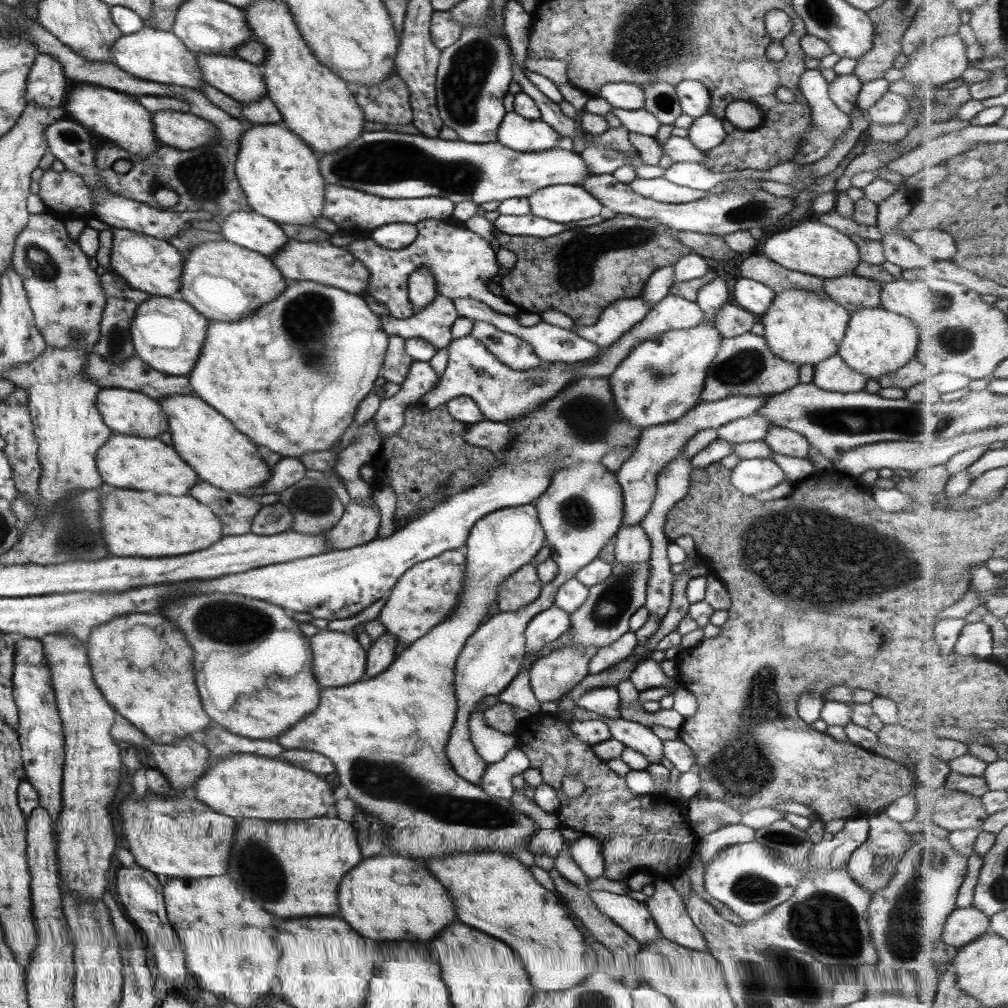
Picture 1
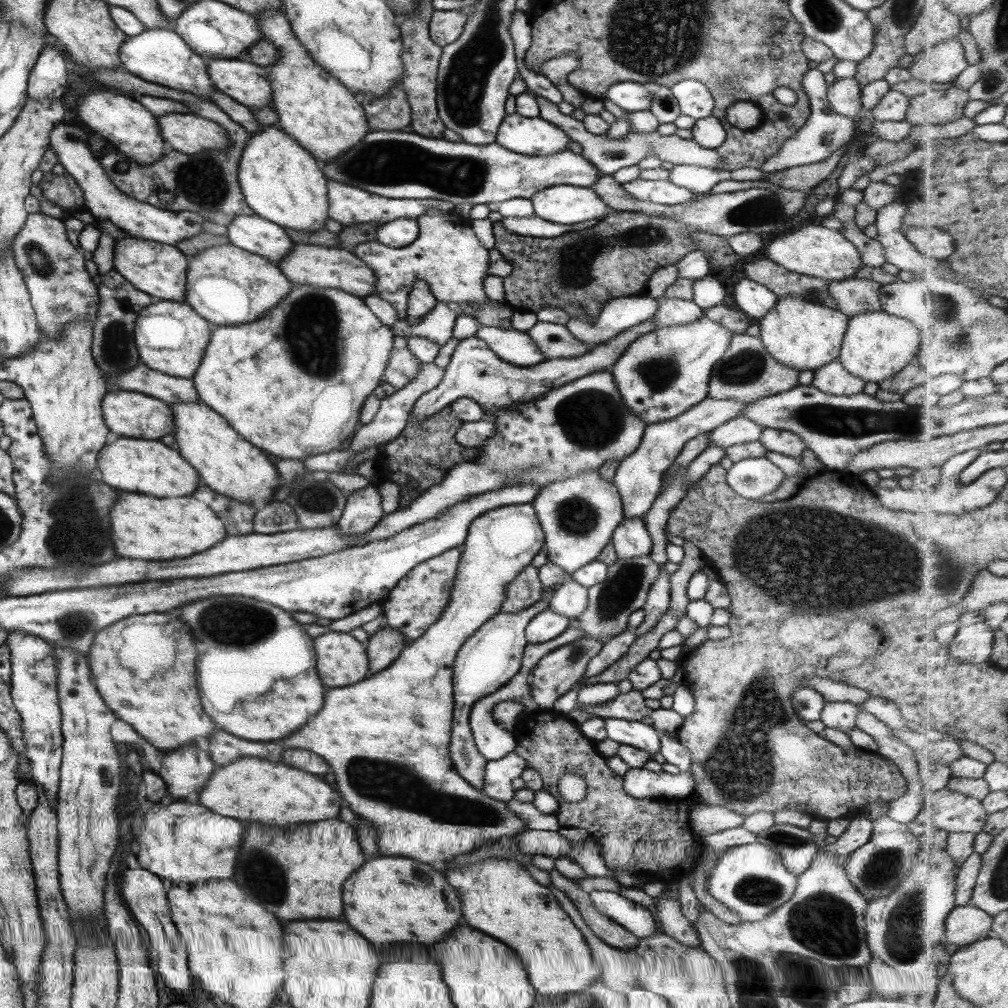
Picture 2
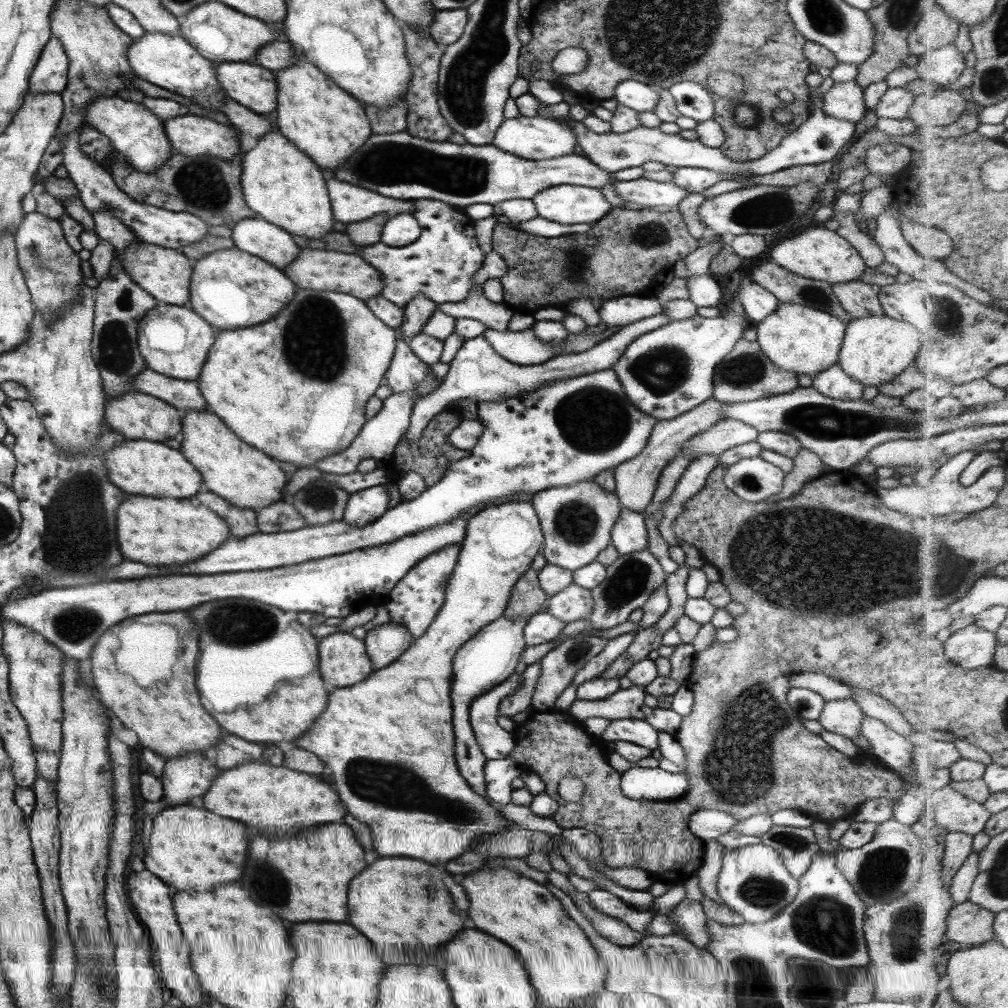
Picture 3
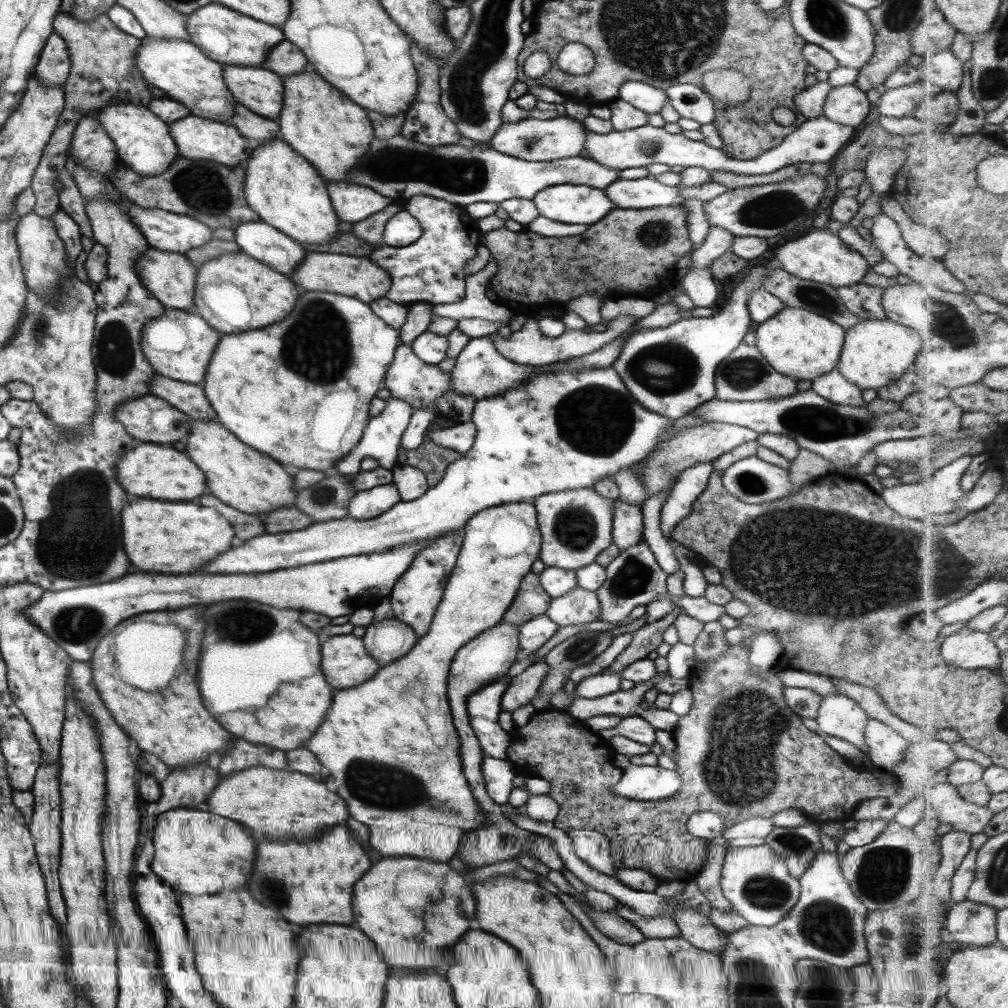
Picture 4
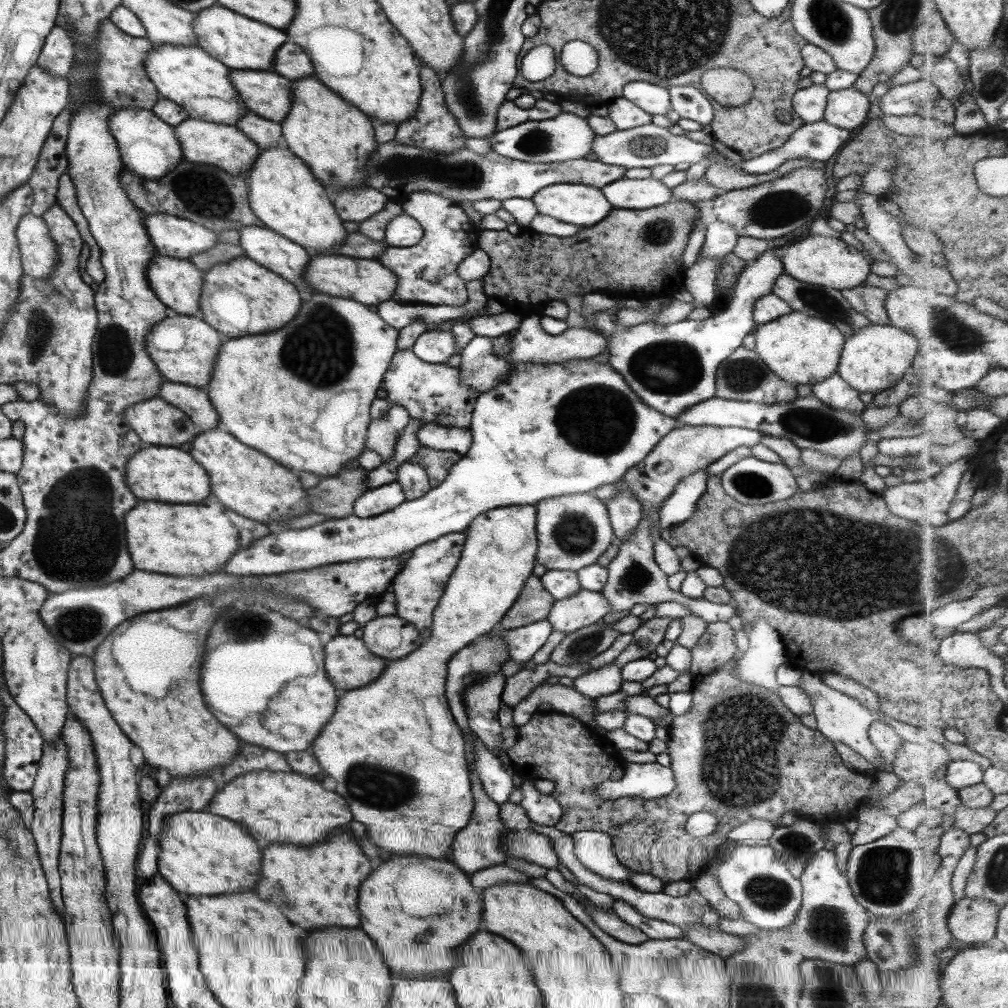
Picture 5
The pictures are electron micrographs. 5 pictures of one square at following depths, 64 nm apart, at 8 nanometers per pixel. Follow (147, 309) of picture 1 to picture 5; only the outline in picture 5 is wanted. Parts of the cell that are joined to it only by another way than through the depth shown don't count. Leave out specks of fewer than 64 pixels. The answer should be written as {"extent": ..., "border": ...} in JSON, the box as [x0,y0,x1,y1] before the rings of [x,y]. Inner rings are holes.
{"extent":[145,312,227,389],"border":[[[173,312],[173,316],[167,314],[165,319],[155,323],[149,329],[145,337],[145,350],[163,379],[205,389],[217,359],[217,351],[221,343],[227,339],[225,335],[218,333],[198,316],[185,316]]]}

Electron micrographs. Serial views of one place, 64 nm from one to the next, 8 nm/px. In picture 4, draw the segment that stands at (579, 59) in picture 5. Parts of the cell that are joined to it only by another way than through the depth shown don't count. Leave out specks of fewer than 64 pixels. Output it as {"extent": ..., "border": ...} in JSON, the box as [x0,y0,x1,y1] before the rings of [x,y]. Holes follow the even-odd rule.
{"extent":[556,42,594,76],"border":[[[569,42],[562,46],[556,60],[557,68],[561,72],[575,76],[589,73],[594,64],[593,52],[579,42]]]}

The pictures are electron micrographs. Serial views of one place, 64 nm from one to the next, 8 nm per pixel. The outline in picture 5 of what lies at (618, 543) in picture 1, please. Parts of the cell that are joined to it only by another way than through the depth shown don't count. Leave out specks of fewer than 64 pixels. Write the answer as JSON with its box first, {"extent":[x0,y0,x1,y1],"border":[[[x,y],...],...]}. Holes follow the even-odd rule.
{"extent":[605,489,642,541],"border":[[[618,489],[613,498],[605,501],[607,516],[616,541],[625,540],[631,530],[635,530],[641,520],[642,512],[639,501],[632,497],[627,490]]]}

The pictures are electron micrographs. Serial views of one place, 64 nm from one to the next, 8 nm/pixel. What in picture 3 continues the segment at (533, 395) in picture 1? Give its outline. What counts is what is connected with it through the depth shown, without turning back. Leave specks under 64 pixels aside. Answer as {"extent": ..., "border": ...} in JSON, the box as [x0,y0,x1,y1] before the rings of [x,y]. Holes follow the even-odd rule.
{"extent":[404,309,671,441],"border":[[[661,309],[659,314],[649,316],[643,320],[622,326],[615,333],[611,333],[607,339],[585,349],[579,353],[563,353],[555,355],[551,359],[547,359],[543,363],[534,365],[517,365],[501,358],[495,350],[489,346],[481,335],[465,339],[461,348],[455,353],[453,360],[447,363],[448,371],[443,377],[439,387],[435,387],[433,391],[429,391],[425,397],[415,399],[410,422],[404,433],[407,441],[417,441],[421,437],[421,431],[439,412],[445,409],[449,402],[455,400],[468,399],[475,403],[487,400],[489,402],[499,402],[505,398],[513,398],[515,394],[521,392],[529,392],[529,390],[537,390],[537,386],[541,386],[543,382],[553,382],[553,380],[561,380],[561,378],[575,378],[581,374],[591,374],[599,370],[611,369],[614,362],[623,354],[623,350],[633,338],[637,335],[649,332],[654,328],[661,327],[665,323],[671,322]]]}

